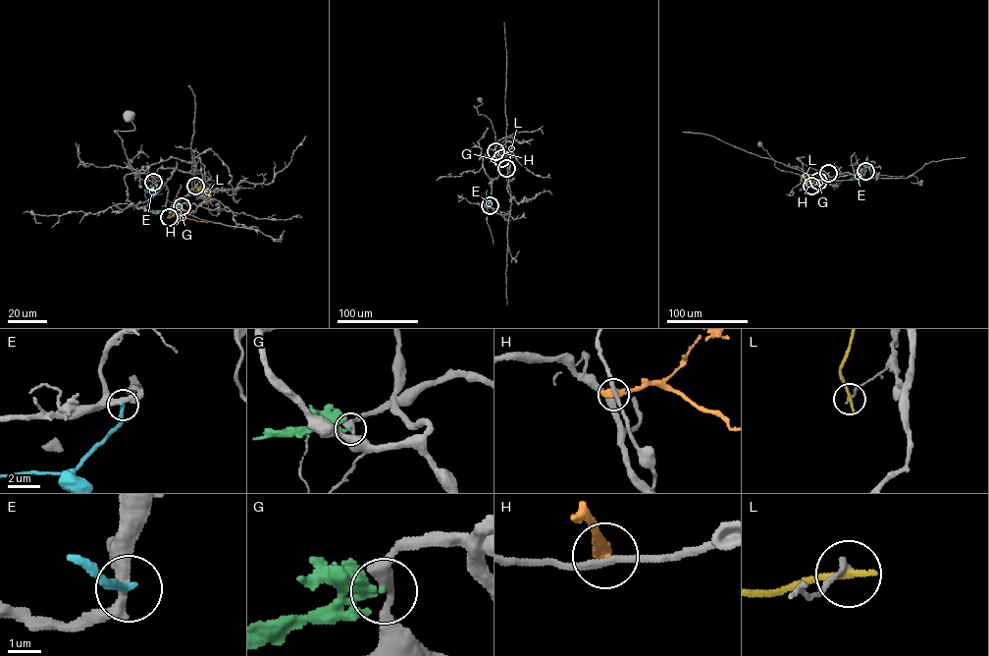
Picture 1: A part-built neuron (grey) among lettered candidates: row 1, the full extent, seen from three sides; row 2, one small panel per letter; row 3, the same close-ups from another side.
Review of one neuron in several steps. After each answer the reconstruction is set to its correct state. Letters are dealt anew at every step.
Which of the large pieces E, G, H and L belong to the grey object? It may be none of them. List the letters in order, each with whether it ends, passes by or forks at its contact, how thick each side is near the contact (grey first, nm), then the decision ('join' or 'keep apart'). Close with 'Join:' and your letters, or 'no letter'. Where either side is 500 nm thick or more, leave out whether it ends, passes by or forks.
E: it ends; calibres 340 and 240 nm; keep apart
G: it ends; calibres 320 and 180 nm; keep apart
H: it ends; calibres 240 and 420 nm; keep apart
L: it ends; calibres 130 and 240 nm; keep apart
Join: no letter

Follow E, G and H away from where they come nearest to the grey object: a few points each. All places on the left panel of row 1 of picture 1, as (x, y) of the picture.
E: (153, 182), (149, 186), (151, 190), (145, 193), (146, 198)
G: (182, 206), (152, 210)
H: (169, 217), (177, 214), (207, 222)

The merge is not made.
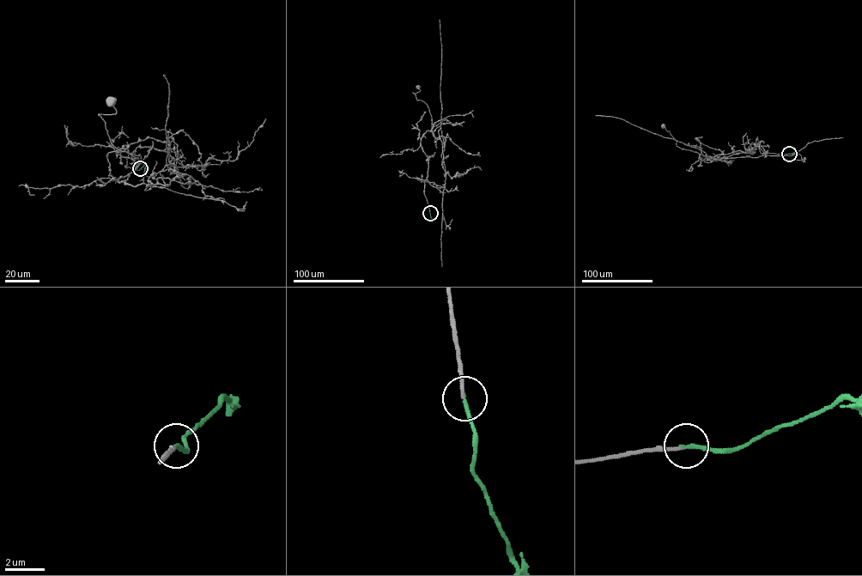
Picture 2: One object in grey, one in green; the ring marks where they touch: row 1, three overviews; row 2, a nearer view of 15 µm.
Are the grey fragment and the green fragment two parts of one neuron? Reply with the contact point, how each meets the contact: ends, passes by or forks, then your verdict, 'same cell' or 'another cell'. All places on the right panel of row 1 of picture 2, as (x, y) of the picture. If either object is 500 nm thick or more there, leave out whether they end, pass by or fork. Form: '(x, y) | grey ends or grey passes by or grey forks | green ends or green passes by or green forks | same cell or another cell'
(789, 154) | grey ends | green ends | same cell

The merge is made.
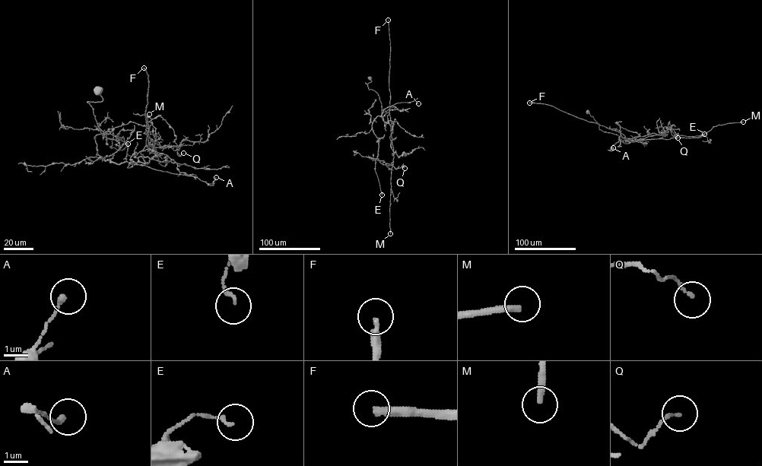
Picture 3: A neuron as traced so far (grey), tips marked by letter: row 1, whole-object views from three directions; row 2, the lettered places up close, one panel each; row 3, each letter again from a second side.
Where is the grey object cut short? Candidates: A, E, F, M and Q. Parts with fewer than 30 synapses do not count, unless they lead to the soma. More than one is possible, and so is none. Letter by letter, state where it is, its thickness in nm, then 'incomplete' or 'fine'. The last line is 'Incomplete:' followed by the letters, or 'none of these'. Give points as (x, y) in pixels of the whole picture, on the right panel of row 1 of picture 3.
A: place (613, 147); calibre 200 nm; fine
E: place (704, 134); calibre 120 nm; fine
F: place (529, 103); calibre 260 nm; incomplete
M: place (743, 122); calibre 260 nm; incomplete
Q: place (677, 137); calibre 110 nm; fine
Incomplete: F, M

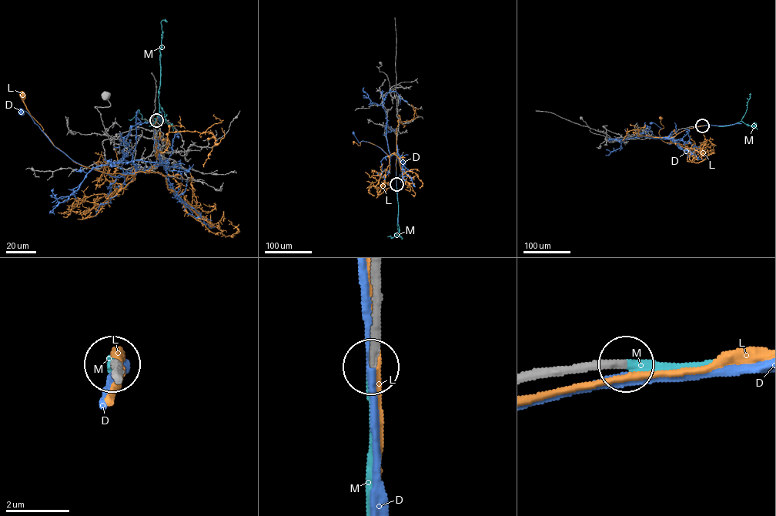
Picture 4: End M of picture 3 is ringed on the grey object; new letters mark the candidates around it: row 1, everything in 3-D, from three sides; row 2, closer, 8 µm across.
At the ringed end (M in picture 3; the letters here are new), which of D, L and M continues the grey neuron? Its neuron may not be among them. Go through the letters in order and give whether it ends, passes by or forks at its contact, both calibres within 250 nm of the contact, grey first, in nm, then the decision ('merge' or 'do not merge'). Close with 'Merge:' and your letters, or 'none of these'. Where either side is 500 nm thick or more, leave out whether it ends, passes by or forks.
D: it passes by; 280 nm thick on the grey side, 280 nm on the other; do not merge
L: it passes by; 260 nm thick on the grey side, 180 nm on the other; do not merge
M: it ends there; 280 nm thick on the grey side, 320 nm on the other; merge
Merge: M

